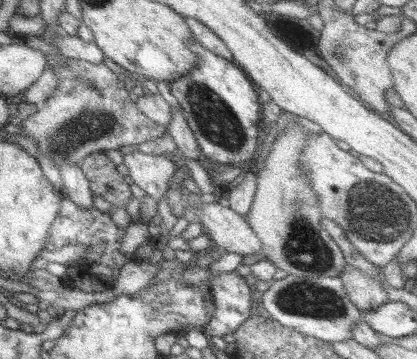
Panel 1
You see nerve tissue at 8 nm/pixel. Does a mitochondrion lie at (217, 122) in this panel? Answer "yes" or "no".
yes

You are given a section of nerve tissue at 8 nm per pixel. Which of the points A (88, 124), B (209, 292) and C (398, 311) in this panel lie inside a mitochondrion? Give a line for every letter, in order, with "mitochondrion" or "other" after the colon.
A: mitochondrion
B: other
C: other

